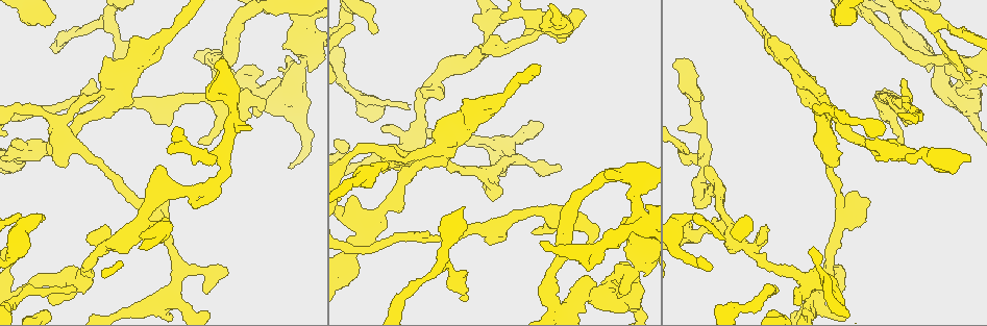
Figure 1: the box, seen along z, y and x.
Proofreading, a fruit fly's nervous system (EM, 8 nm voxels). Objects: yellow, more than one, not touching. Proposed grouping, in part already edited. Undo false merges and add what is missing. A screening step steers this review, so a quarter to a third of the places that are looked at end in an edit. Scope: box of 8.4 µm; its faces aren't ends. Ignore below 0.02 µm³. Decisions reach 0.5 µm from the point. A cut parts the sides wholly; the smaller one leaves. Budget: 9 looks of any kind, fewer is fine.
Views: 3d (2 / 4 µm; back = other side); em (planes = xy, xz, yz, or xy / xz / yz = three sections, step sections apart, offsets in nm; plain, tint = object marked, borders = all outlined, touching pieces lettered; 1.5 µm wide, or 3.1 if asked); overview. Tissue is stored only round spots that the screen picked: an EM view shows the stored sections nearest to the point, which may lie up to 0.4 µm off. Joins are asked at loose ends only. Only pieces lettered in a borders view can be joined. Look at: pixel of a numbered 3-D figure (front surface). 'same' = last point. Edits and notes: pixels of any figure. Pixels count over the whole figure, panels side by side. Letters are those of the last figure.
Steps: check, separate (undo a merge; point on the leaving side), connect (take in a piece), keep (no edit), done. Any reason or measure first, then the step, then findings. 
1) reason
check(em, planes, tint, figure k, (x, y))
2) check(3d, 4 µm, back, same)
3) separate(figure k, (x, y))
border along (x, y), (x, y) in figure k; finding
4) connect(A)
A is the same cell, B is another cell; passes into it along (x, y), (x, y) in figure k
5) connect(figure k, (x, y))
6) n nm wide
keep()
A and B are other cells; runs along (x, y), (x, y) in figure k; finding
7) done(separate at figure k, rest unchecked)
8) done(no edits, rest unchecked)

thin neck
check(em, planes, borders, figure 1, (969, 83))

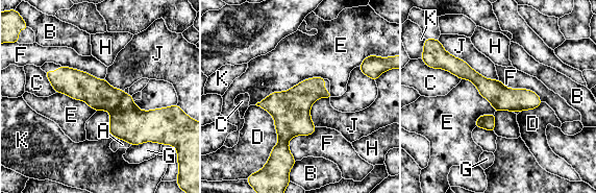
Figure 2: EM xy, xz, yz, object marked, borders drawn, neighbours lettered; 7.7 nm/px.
separate(figure 2, (98, 94))
A, B, C, D, E, F, G, H, J and K are other cells; the part that leaves runs along (446, 67), (501, 98), (538, 102) in figure 2; two cells meet here

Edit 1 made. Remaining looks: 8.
redraw
check(overview)

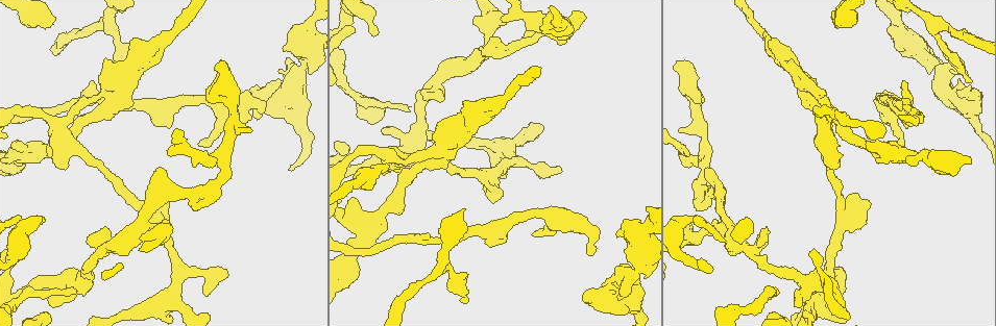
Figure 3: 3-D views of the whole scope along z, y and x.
an open end
check(em, planes, plain, figure 3, (251, 116))

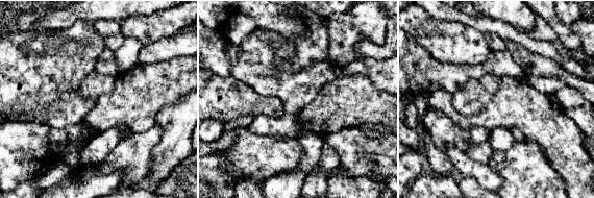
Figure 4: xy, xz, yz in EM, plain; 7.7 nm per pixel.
check(em, planes, borders, same)

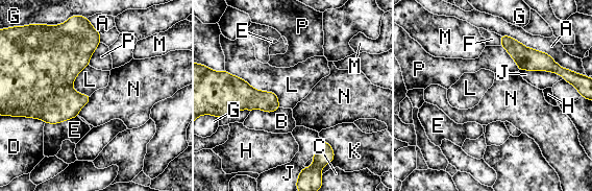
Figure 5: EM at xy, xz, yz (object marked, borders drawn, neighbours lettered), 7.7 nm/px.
160 nm wide
keep()
A, B, C, D, E, F, G, H, J, K, L, M, N and P are other cells; border along (91, 96), (90, 100), (77, 115) in figure 5; none of them fits

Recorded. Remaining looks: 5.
branch stops here
check(3d, 4 µm, figure 3, (388, 166))

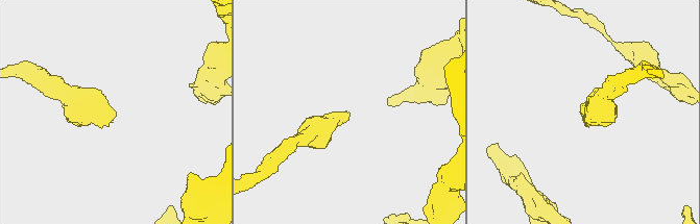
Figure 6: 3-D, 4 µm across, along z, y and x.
shape alone is not enough
check(em, planes, borders, figure 6, (583, 115))

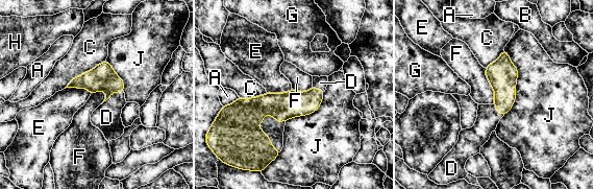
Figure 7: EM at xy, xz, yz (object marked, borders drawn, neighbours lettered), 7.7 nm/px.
connect(D)
D is the same cell, A, B, C, E, F, G, H and J are other cells; passes into it along (102, 76), (112, 92), (106, 117) in figure 7; the cell continues

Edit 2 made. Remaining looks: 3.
check(overview)

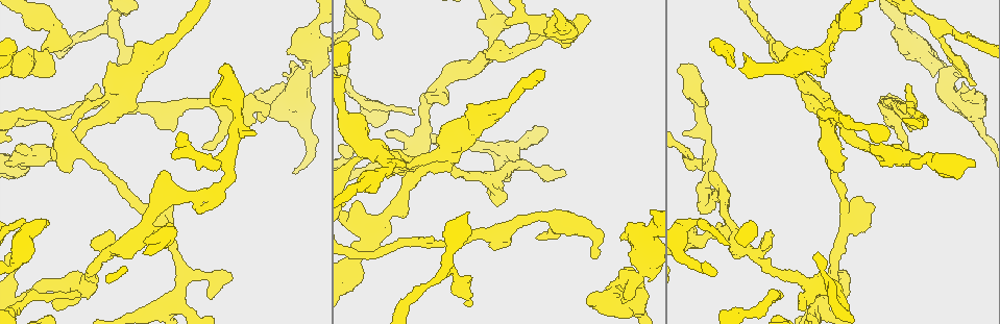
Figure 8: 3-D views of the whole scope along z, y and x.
branch point
check(em, planes, borders, figure 8, (372, 233))

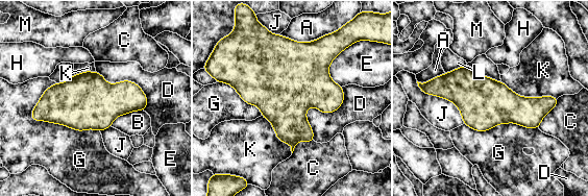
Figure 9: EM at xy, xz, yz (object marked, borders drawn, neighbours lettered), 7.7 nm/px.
G touches over 550 nm
keep()
A, B, C, D, E, G, H, J, K, L and M are other cells; border along (342, 87), (313, 140) in figure 9; all the same cell

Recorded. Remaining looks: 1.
done(separate at figure 2, connect at figure 7, rest unchecked)

